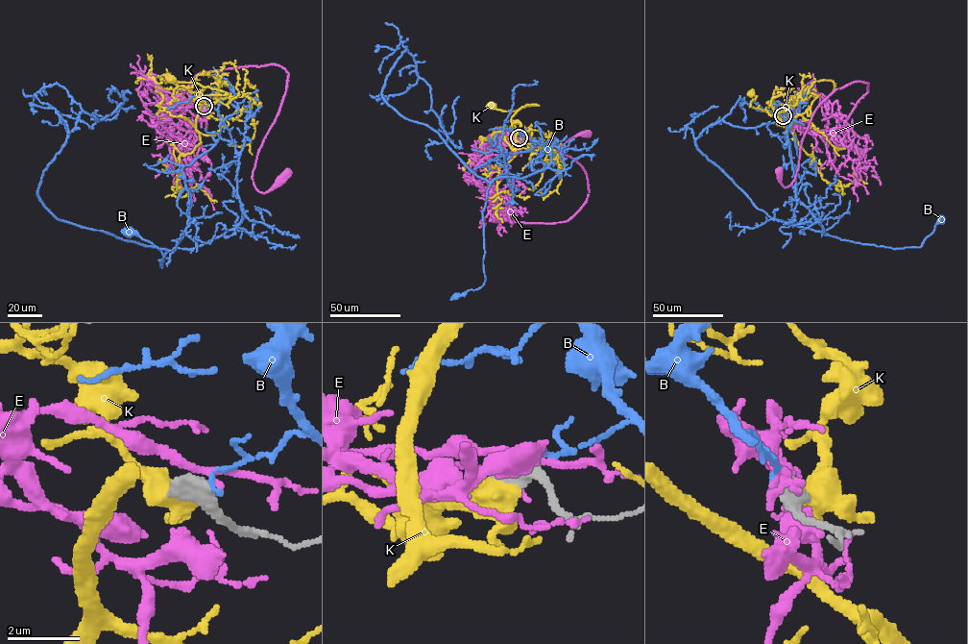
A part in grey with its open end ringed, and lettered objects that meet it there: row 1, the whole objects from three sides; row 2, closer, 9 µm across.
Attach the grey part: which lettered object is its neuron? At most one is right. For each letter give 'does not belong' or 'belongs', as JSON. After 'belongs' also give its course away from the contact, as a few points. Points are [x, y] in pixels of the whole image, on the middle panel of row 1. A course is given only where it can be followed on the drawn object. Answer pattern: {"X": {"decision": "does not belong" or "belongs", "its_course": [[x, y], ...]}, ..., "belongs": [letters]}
{"B": {"decision": "does not belong"}, "E": {"decision": "does not belong"}, "K": {"decision": "does not belong"}, "belongs": []}

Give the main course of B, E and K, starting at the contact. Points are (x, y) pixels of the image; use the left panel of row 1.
B: (205, 106), (219, 114), (220, 137), (182, 167), (180, 241), (162, 267), (157, 247), (126, 232)
E: (205, 106), (148, 124), (202, 72), (282, 67), (252, 177), (266, 192), (285, 174)
K: (204, 107), (196, 100), (157, 105), (195, 126), (202, 106), (195, 99), (227, 93), (170, 80)

